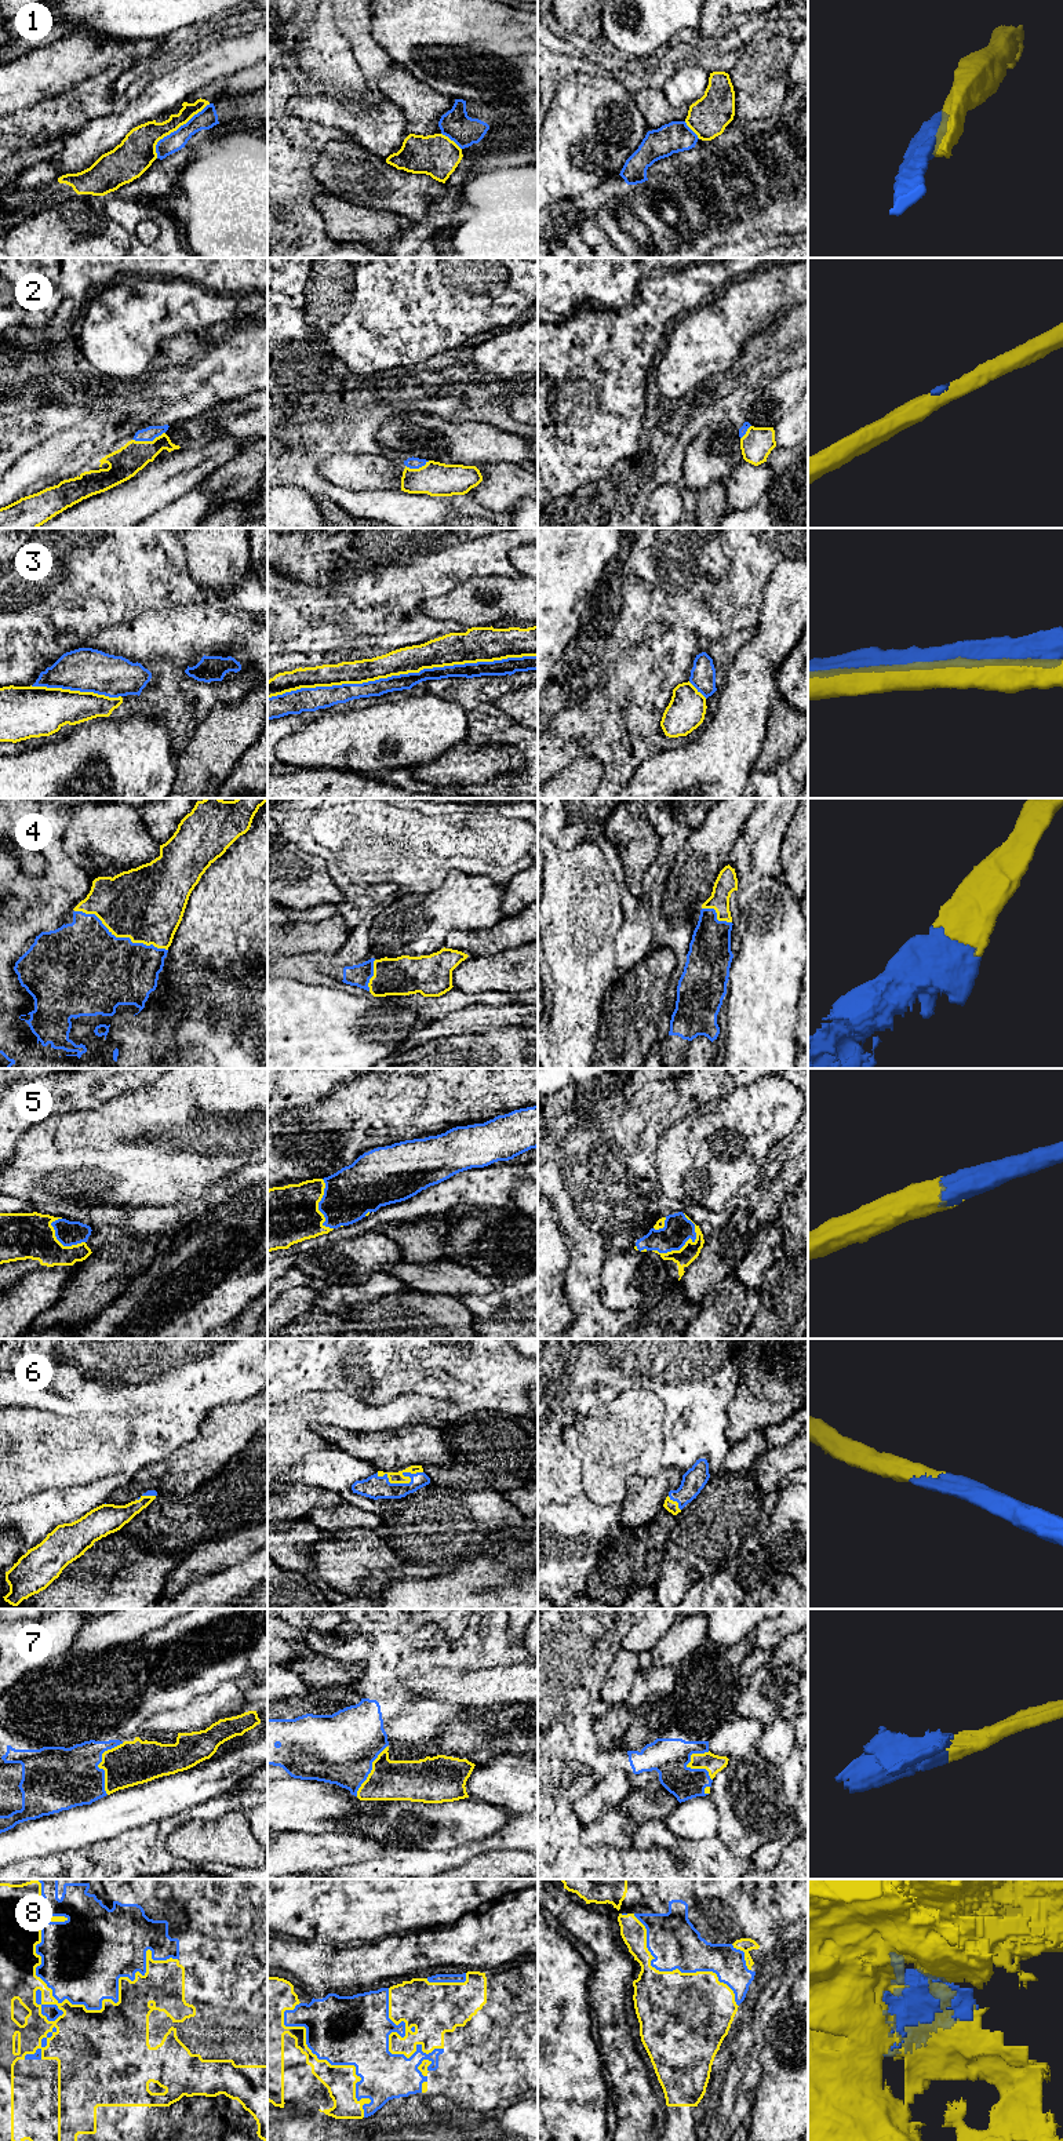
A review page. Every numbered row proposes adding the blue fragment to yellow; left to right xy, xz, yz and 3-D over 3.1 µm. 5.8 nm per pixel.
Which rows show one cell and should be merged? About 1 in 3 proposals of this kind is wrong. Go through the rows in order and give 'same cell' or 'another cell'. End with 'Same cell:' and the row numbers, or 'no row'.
1: another cell
2: same cell
3: another cell
4: same cell
5: same cell
6: same cell
7: same cell
8: same cell
Same cell: 2, 4, 5, 6, 7, 8

